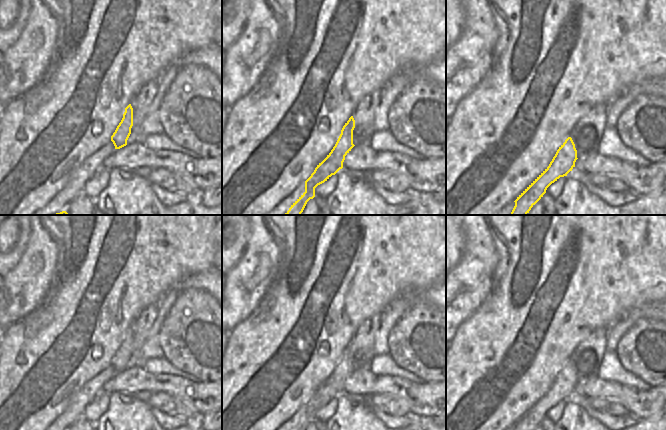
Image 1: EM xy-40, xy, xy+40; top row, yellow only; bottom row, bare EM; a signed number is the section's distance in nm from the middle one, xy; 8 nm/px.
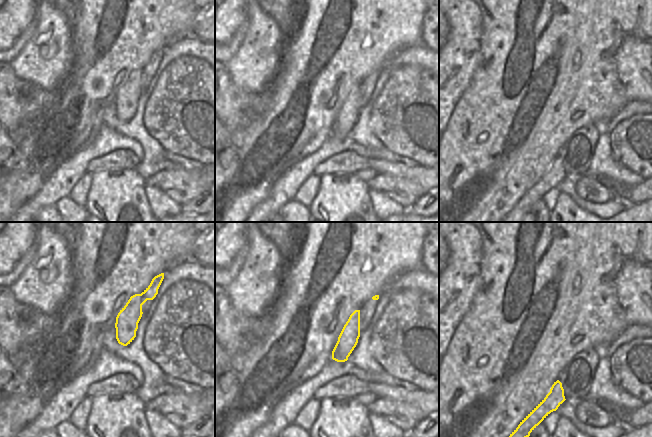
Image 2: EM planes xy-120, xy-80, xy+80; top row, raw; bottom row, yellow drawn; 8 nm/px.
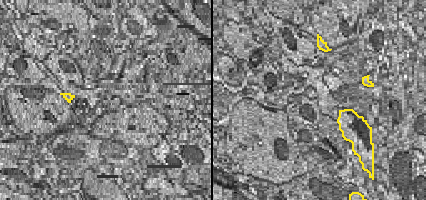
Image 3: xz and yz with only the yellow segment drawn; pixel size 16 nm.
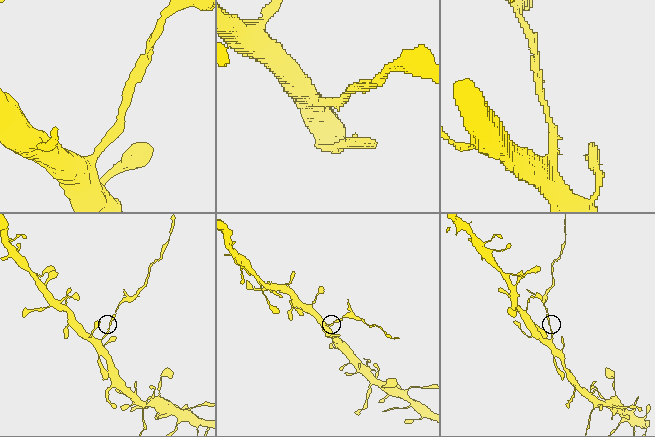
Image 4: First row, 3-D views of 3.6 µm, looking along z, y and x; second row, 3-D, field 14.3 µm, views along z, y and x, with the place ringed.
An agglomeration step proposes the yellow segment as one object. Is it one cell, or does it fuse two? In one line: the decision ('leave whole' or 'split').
split

